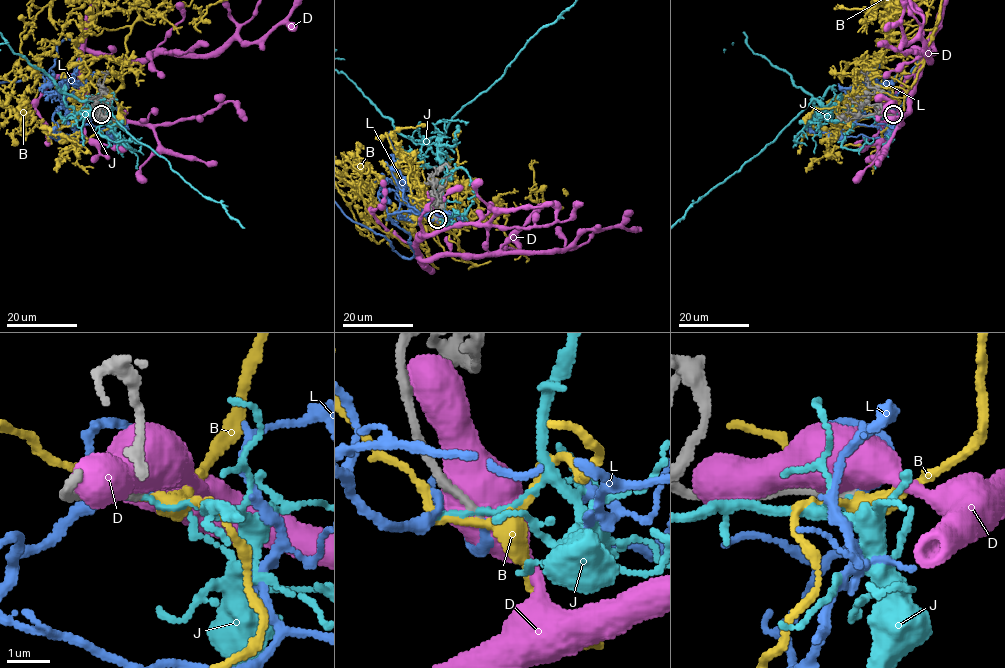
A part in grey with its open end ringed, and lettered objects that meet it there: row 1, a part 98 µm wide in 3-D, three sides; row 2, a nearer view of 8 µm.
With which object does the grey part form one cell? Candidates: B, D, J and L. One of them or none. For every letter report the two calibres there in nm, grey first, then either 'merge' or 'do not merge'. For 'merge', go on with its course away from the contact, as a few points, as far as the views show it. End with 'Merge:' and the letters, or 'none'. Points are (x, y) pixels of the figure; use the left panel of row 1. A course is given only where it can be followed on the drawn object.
B: calibres 170 and 240 nm; do not merge
D: calibres 240 and 700 nm; do not merge
J: calibres 170 and 130 nm; do not merge
L: calibres 170 and 190 nm; merge
Merge: L

